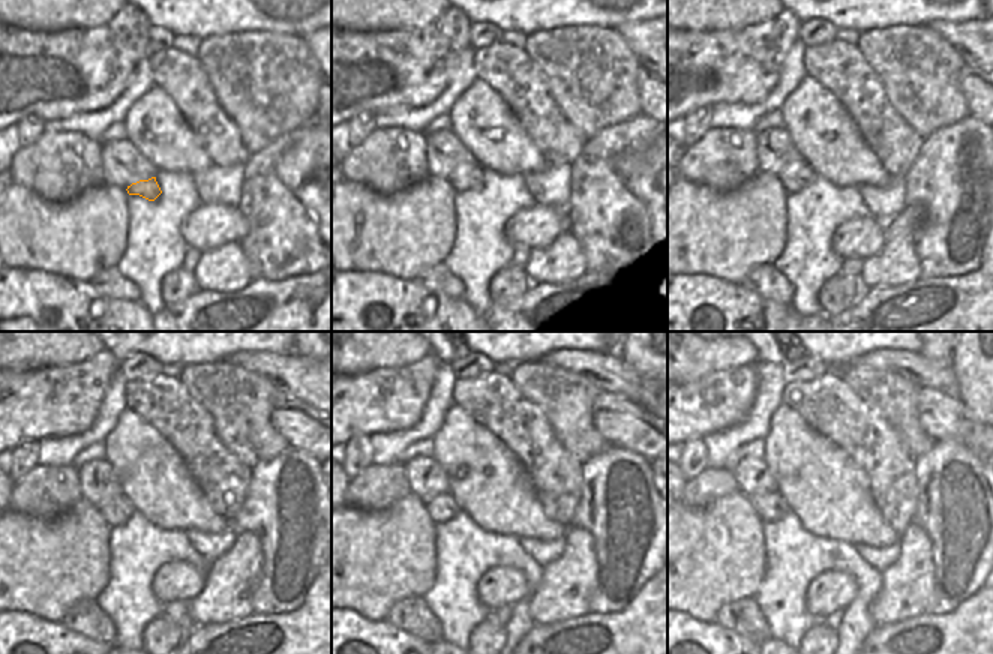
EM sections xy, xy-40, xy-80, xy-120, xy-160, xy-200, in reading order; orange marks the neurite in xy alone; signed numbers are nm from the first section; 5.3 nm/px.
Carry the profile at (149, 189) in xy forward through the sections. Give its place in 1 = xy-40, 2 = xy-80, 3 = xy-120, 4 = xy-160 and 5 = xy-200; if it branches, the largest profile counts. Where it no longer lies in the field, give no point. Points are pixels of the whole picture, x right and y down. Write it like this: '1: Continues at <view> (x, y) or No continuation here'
1: Continues at xy-40 (464, 177)
2: Continues at xy-80 (797, 176)
3: Continues at xy-120 (116, 512)
4: Continues at xy-160 (441, 509)
5: Continues at xy-200 (770, 507).

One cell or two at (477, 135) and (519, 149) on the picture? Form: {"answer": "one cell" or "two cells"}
{"answer": "one cell"}

